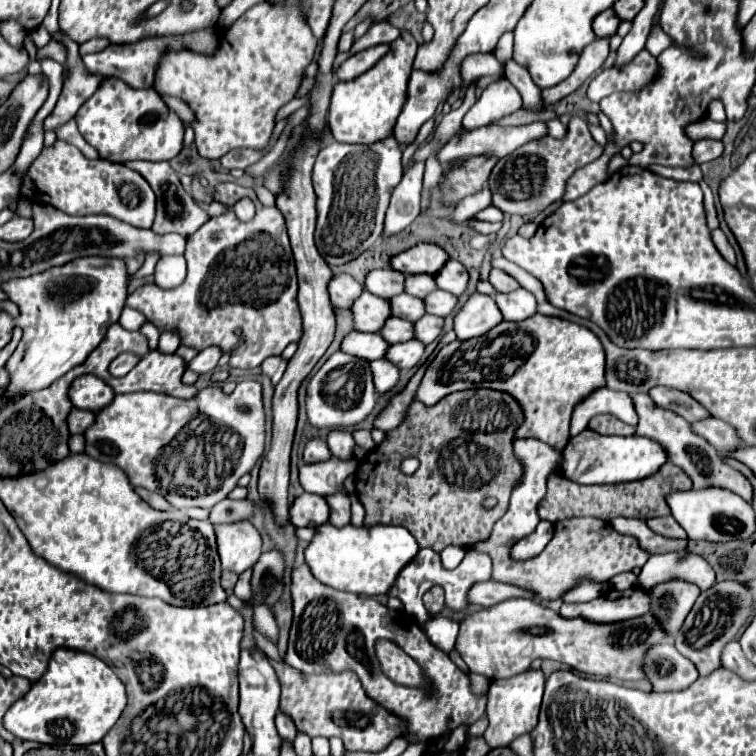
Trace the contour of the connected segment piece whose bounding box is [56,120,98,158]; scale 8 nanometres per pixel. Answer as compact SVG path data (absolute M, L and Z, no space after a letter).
M74 120L66 122L64 126L60 126L60 130L56 130L56 136L58 136L60 140L64 140L64 142L76 146L86 158L98 158L96 150L94 150L92 146L88 146L88 142L84 142L84 138L80 136L80 132L76 130L76 122L74 122Z

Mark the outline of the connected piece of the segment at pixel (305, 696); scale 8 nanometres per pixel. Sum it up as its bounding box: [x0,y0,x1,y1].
[272,660,406,752]

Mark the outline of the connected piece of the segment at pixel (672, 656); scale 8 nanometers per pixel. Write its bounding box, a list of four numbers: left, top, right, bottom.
[646,644,698,692]

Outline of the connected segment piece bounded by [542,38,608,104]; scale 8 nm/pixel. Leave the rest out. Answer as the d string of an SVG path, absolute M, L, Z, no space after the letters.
M596 38L592 44L588 44L584 48L584 52L580 54L580 62L574 68L574 72L560 84L542 90L542 98L546 104L554 104L558 100L562 100L564 96L572 94L586 78L590 78L606 60L608 56L608 38Z

